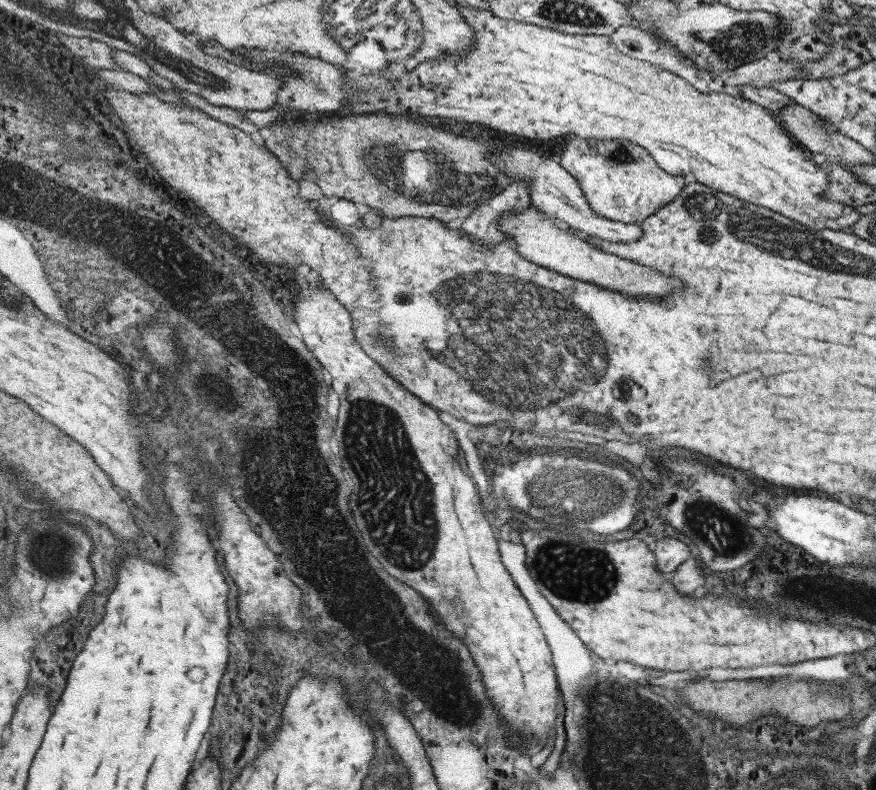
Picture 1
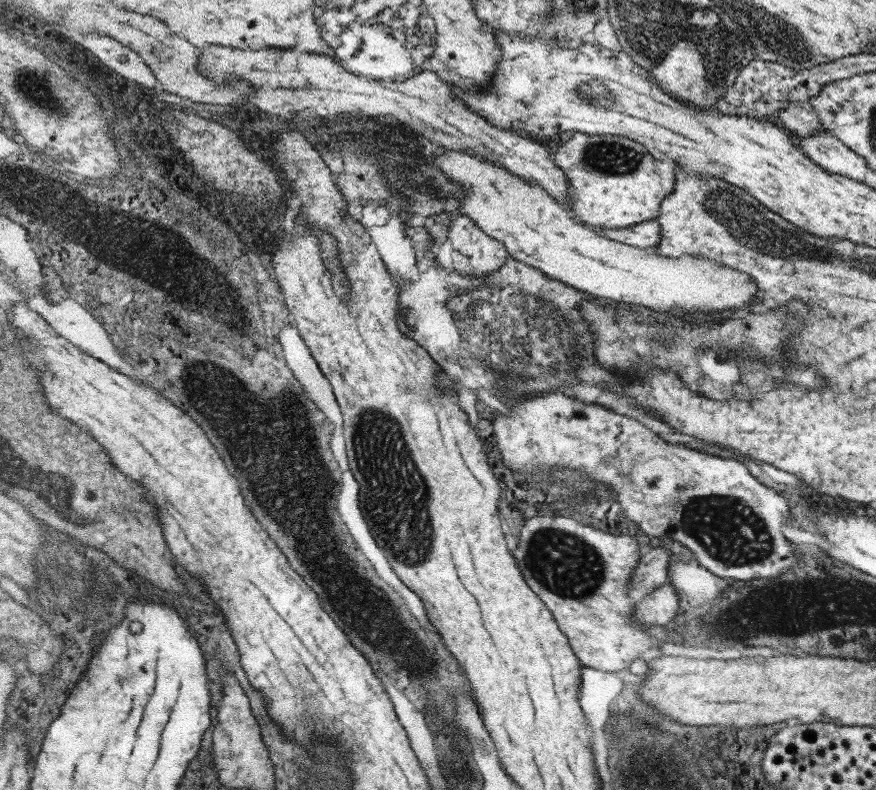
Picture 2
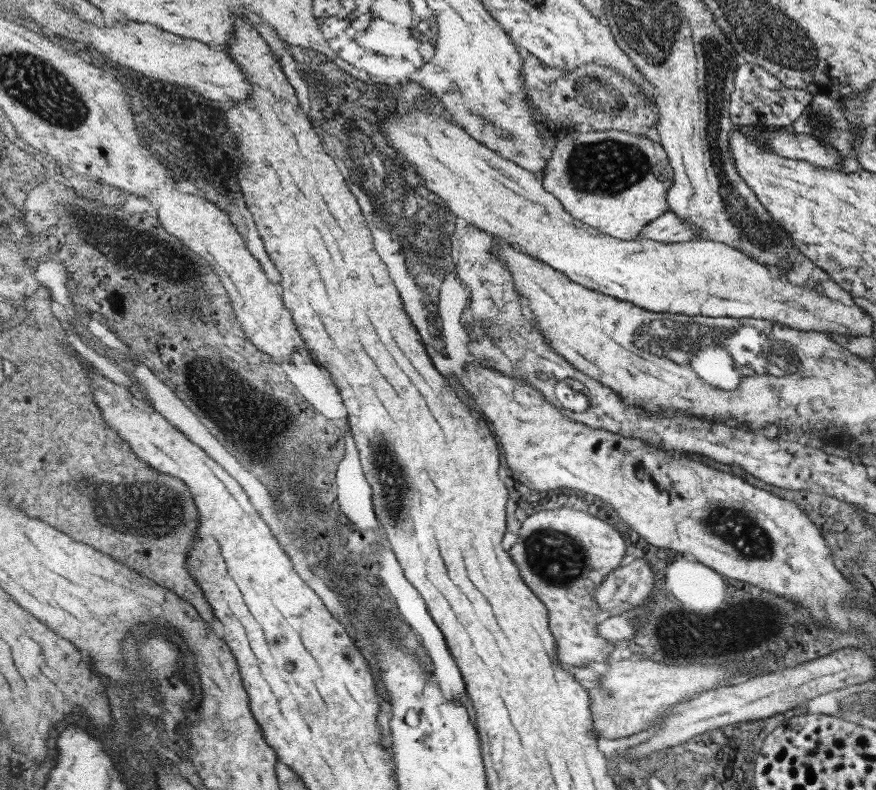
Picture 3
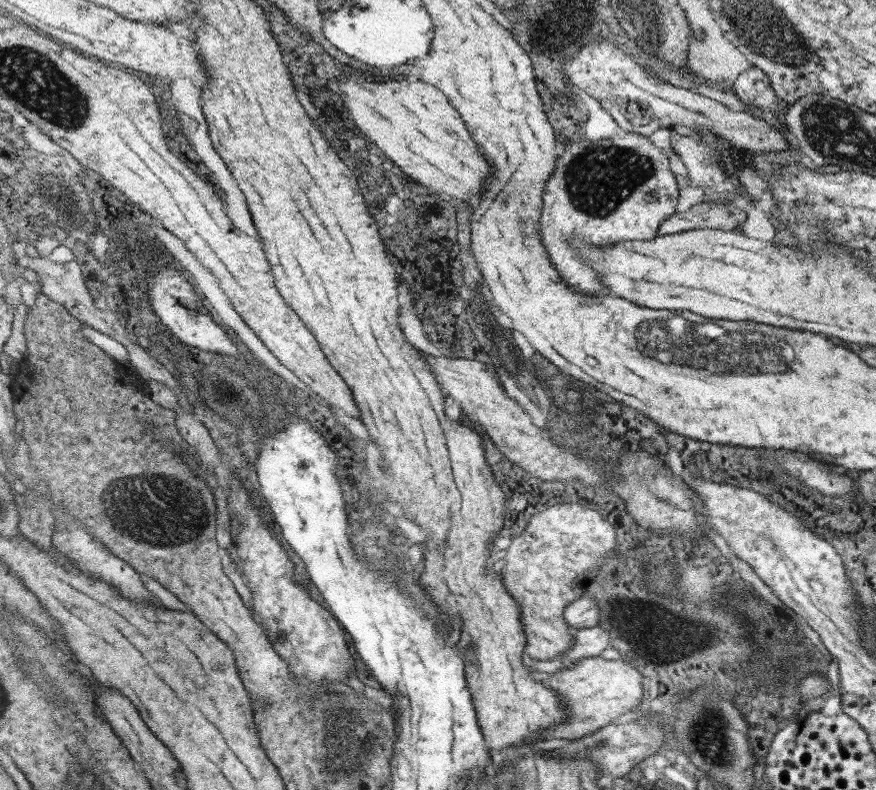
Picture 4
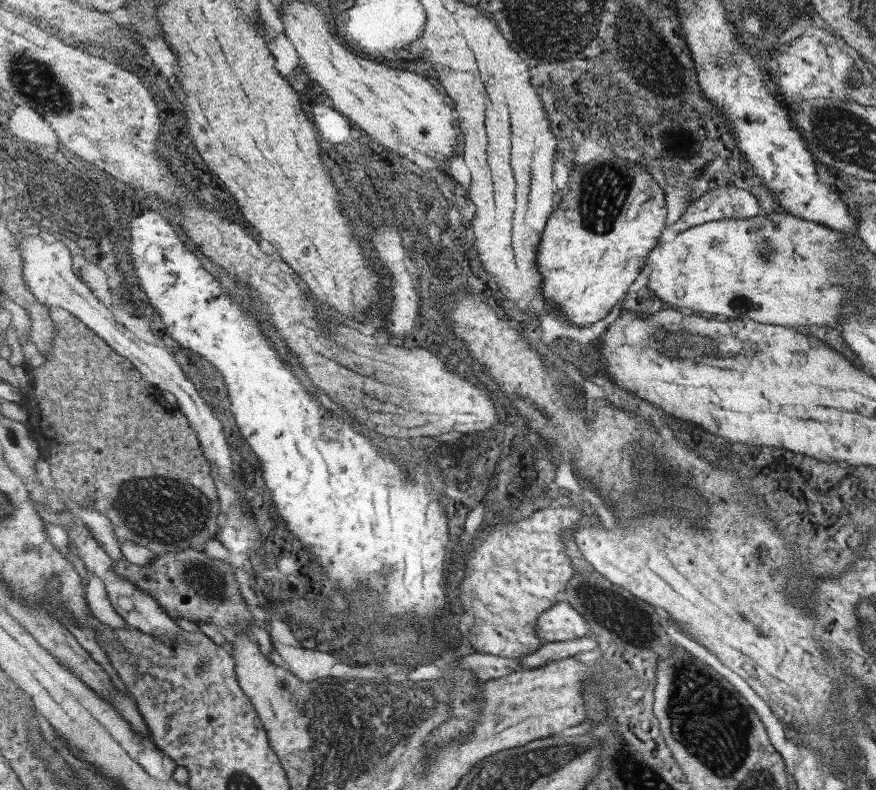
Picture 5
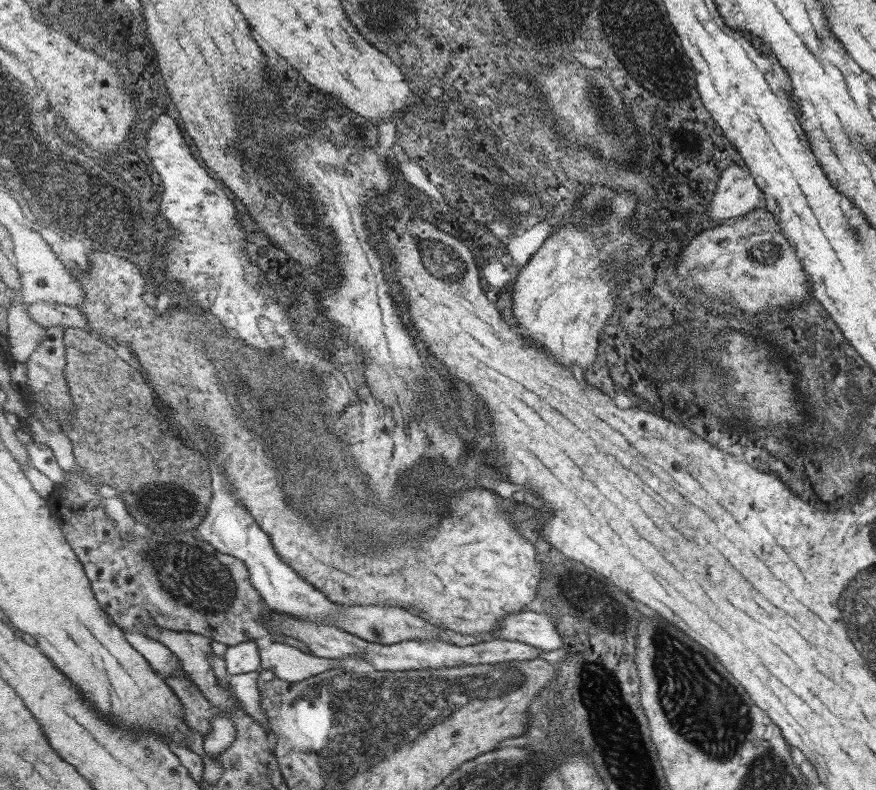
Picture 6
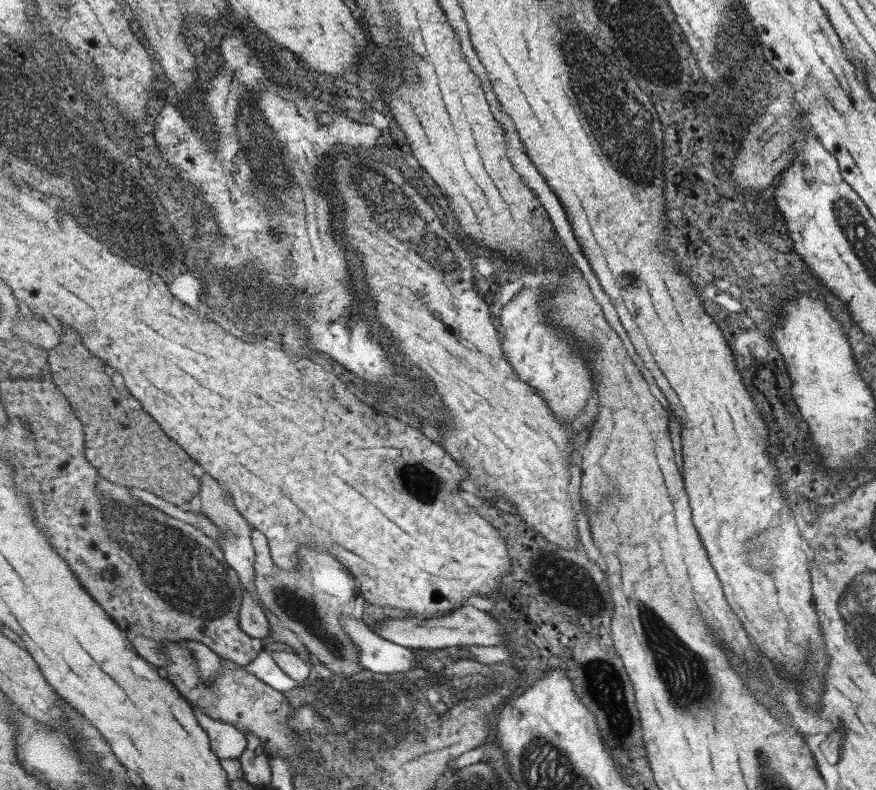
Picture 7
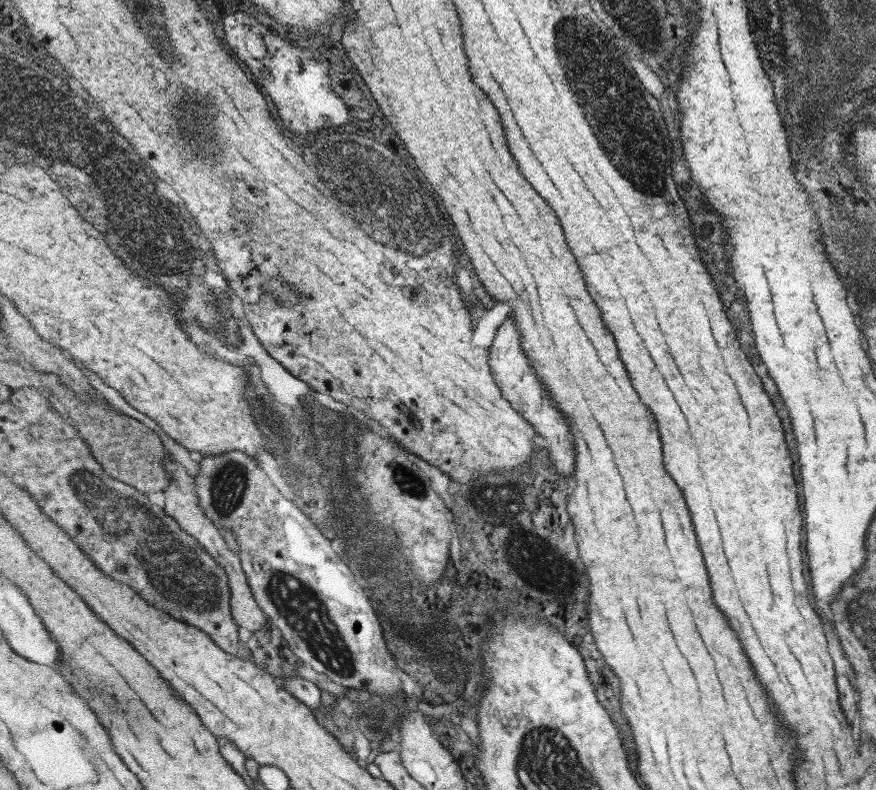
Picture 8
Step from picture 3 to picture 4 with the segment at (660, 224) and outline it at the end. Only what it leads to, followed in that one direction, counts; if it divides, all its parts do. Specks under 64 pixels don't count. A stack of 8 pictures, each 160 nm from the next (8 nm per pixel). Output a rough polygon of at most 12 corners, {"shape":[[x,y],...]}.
{"shape":[[701,202],[662,222],[658,236],[696,228],[735,230],[745,212]]}

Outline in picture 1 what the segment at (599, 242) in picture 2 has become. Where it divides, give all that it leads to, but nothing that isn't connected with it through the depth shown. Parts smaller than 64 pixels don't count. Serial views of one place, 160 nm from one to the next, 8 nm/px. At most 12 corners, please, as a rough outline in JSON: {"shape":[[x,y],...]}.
{"shape":[[534,205],[498,226],[534,264],[629,296],[679,280],[579,237]]}

